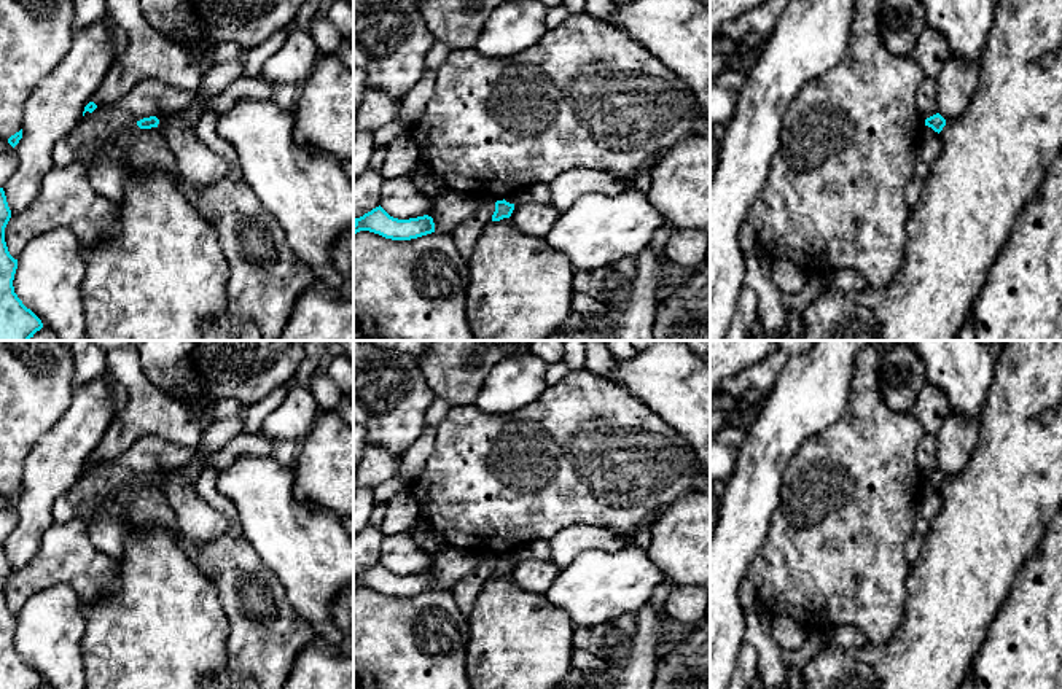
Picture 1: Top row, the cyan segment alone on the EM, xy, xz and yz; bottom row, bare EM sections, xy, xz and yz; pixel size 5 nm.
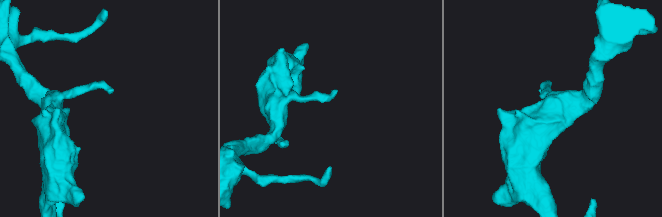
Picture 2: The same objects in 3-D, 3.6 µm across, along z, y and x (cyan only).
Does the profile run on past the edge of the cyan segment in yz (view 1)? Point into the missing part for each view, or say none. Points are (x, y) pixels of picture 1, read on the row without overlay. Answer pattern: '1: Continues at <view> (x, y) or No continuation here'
1: No continuation here

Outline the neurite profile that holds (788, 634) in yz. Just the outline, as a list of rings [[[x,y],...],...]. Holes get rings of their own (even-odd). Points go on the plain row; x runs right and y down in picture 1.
[[[790,616],[771,617],[771,636],[785,651],[798,651],[807,640],[807,629]]]

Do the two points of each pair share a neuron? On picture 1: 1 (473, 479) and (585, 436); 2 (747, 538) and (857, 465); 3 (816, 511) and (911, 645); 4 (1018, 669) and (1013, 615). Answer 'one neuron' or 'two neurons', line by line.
1: one neuron
2: two neurons
3: two neurons
4: one neuron

